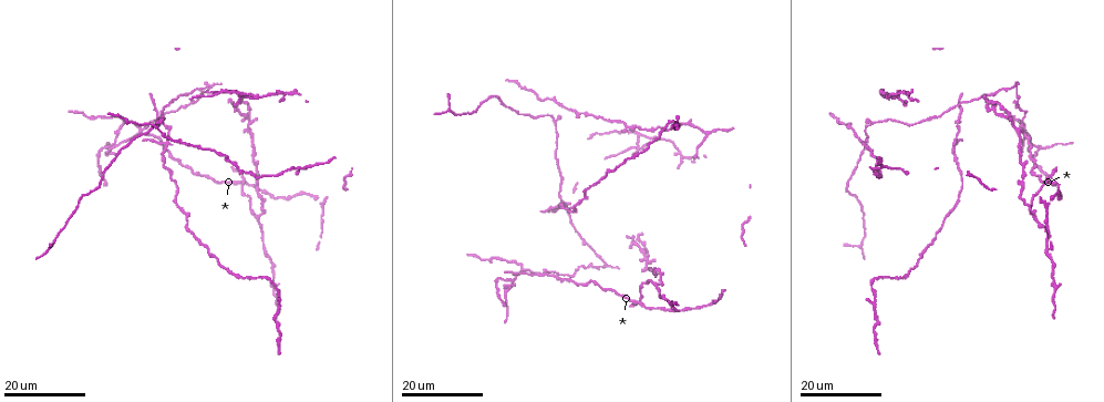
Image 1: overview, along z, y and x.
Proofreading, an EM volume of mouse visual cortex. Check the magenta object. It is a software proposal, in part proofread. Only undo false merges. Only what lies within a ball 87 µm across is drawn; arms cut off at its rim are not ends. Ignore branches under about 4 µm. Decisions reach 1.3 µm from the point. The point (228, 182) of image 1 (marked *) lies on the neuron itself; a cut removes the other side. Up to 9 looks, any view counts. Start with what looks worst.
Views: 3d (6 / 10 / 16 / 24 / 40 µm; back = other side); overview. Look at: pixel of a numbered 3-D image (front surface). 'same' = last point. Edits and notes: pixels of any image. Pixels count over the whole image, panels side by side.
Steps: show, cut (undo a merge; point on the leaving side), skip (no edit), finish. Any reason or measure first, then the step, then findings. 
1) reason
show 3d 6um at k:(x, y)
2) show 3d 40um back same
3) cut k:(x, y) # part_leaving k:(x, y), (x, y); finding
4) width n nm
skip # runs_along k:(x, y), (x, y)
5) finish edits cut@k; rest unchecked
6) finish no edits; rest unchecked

show 3d 24um at 1:(165, 145)

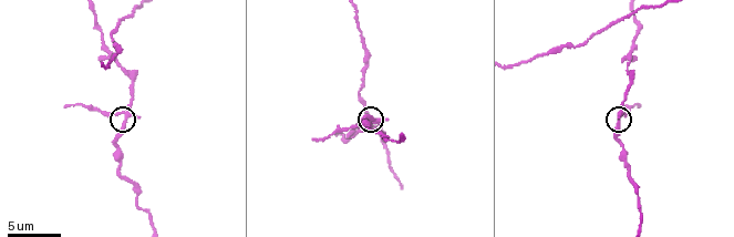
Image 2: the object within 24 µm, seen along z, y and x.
show 3d 6um at 2:(127, 115)

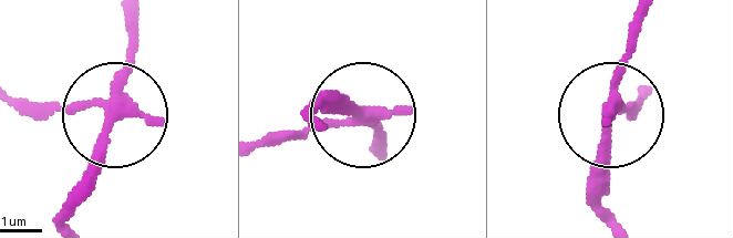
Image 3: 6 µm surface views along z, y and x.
from behind
show 3d 6um back at 3:(356, 117)

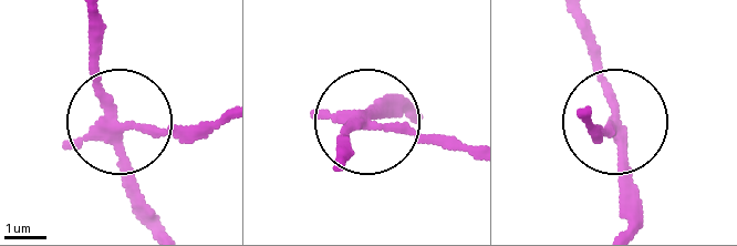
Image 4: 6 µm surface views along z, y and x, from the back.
width 250 nm
cut 4:(169, 132) # two neurons meet here

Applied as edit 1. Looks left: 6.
show overview

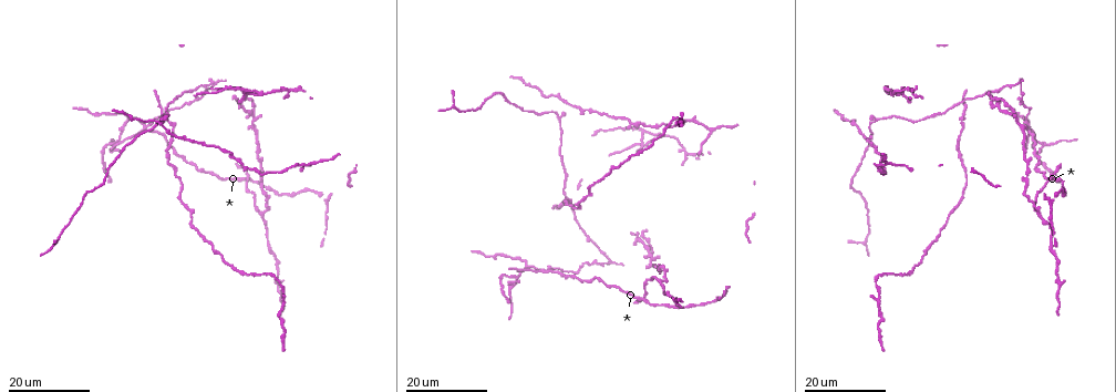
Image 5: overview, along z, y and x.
four or more arms meet
show 3d 16um at 5:(143, 128)

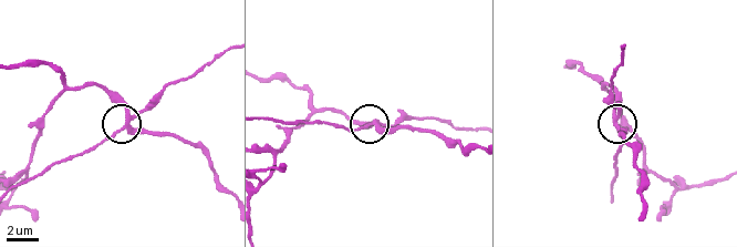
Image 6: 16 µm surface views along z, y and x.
show 3d 10um at 6:(130, 115)

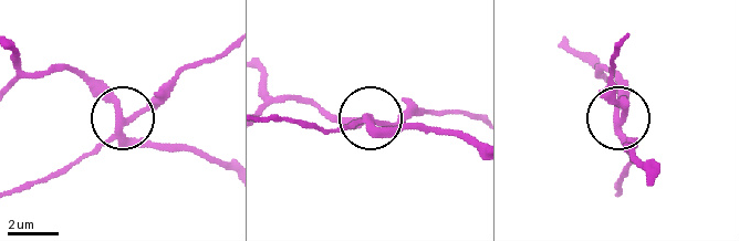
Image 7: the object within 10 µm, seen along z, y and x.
side_arm 29 um
cut 7:(151, 108) # part_leaving 7:(122, 124), (184, 71), (228, 54); two neurons meet here

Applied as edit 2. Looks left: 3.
redraw
show overview

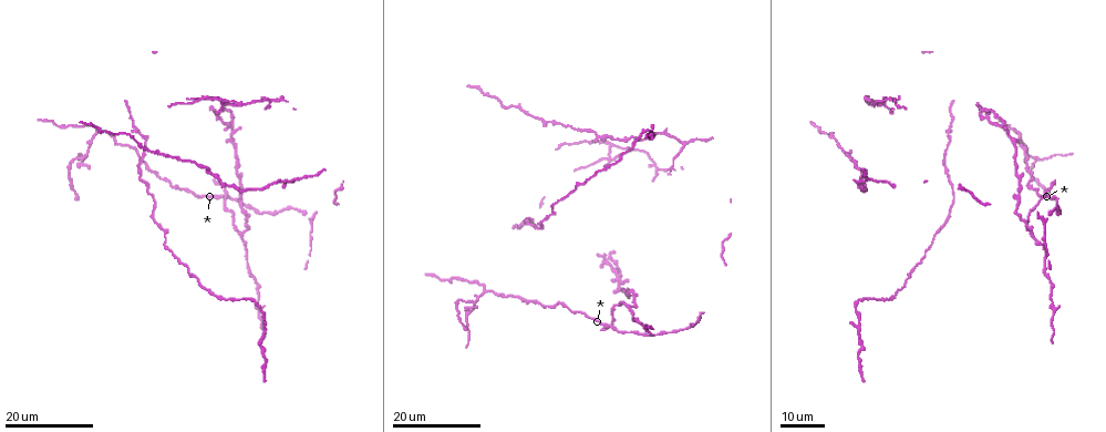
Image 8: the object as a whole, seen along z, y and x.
show 3d 16um at 8:(618, 276)

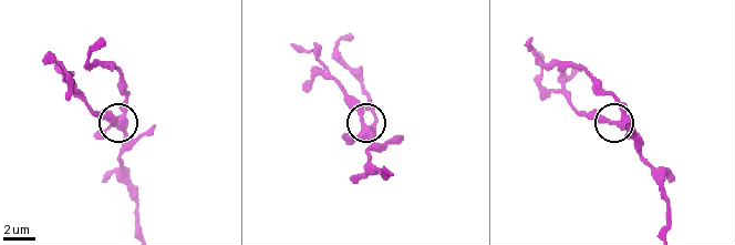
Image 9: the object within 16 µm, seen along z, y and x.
show 3d 6um at 9:(366, 130)

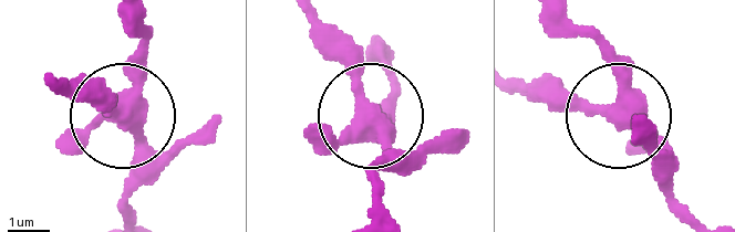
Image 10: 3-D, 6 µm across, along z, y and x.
skip # continuous, no second neuron

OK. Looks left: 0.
finish edits cut@4, cut@7; rest unchecked

